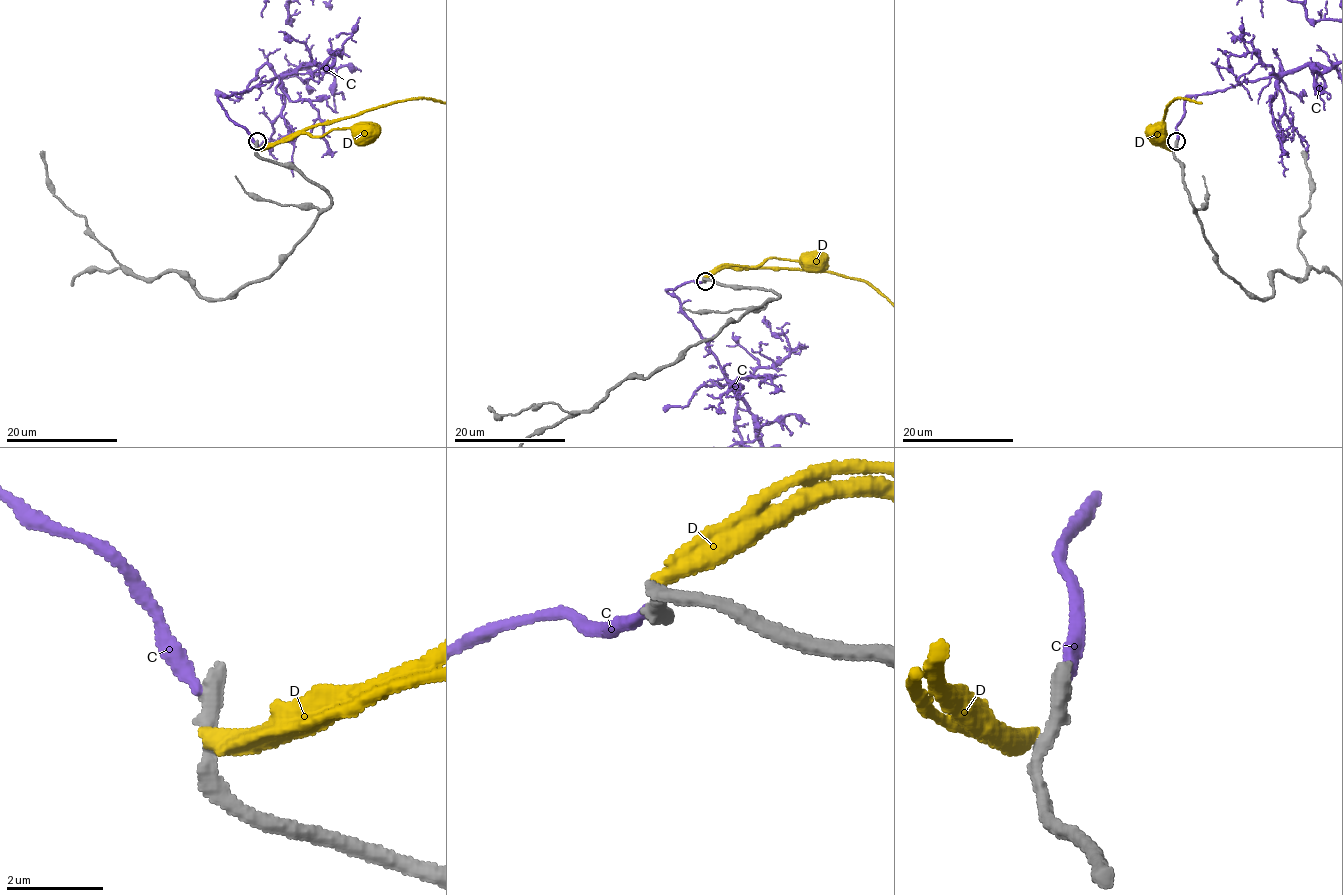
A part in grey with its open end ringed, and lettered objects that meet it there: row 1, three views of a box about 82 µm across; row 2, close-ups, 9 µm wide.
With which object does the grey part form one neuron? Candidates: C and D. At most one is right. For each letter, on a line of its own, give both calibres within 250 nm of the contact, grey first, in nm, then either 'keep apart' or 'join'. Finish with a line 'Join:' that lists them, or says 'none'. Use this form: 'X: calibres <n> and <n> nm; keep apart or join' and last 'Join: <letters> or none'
C: calibres 440 and 280 nm; keep apart
D: calibres 300 and 440 nm; keep apart
Join: none

